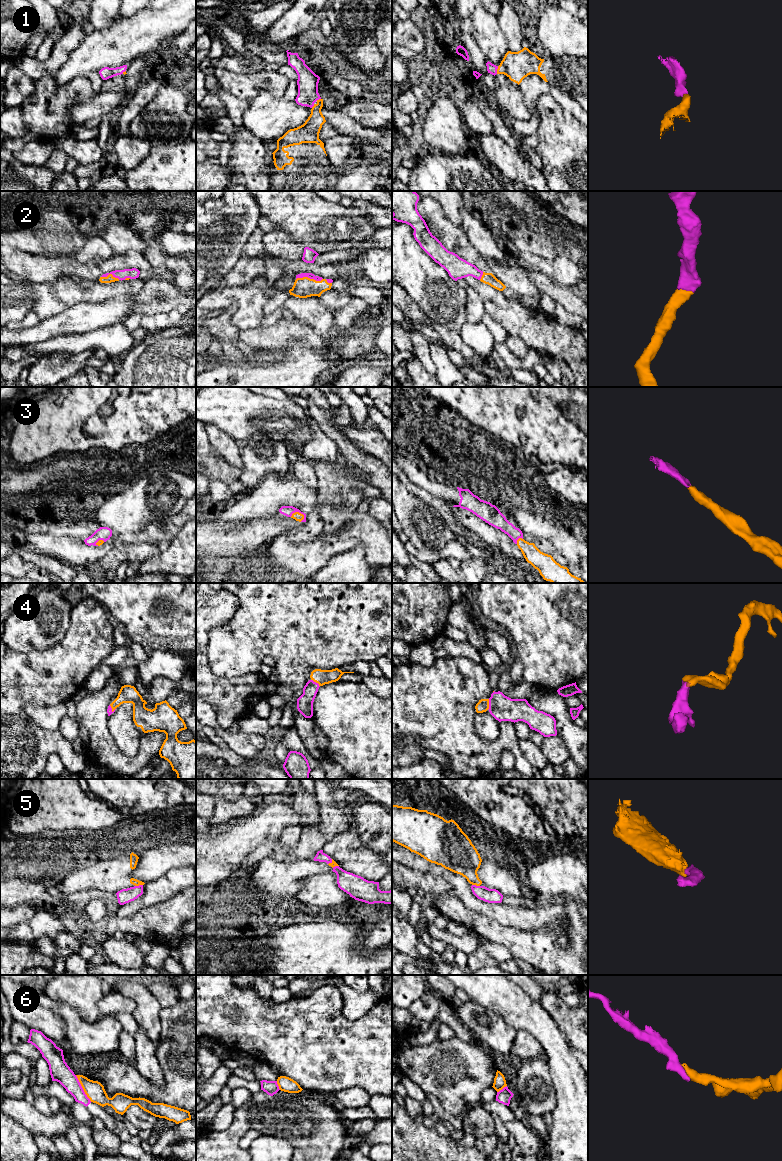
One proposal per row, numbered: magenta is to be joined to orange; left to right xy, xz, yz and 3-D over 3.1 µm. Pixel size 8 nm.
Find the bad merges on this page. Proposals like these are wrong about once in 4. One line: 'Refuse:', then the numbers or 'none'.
Refuse: 5, 6

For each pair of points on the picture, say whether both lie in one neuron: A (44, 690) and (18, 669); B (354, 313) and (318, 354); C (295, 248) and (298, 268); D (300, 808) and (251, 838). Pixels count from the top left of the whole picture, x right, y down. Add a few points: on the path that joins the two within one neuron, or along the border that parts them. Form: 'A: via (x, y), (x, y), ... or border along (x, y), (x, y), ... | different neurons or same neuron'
A: via (38, 684), (31, 677), (24, 675) | same neuron
B: border along (362, 316), (349, 328), (342, 330) | different neurons
C: border along (301, 259), (295, 262) | different neurons
D: border along (292, 806), (296, 814) | different neurons

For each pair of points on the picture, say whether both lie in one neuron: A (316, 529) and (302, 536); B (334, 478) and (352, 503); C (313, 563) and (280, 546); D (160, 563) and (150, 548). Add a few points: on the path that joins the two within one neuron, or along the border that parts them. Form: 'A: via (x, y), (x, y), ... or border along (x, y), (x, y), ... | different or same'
A: via (313, 530), (305, 535) | same
B: via (336, 484), (348, 497) | same
C: via (305, 562), (288, 554) | same
D: border along (160, 552), (143, 560) | different

